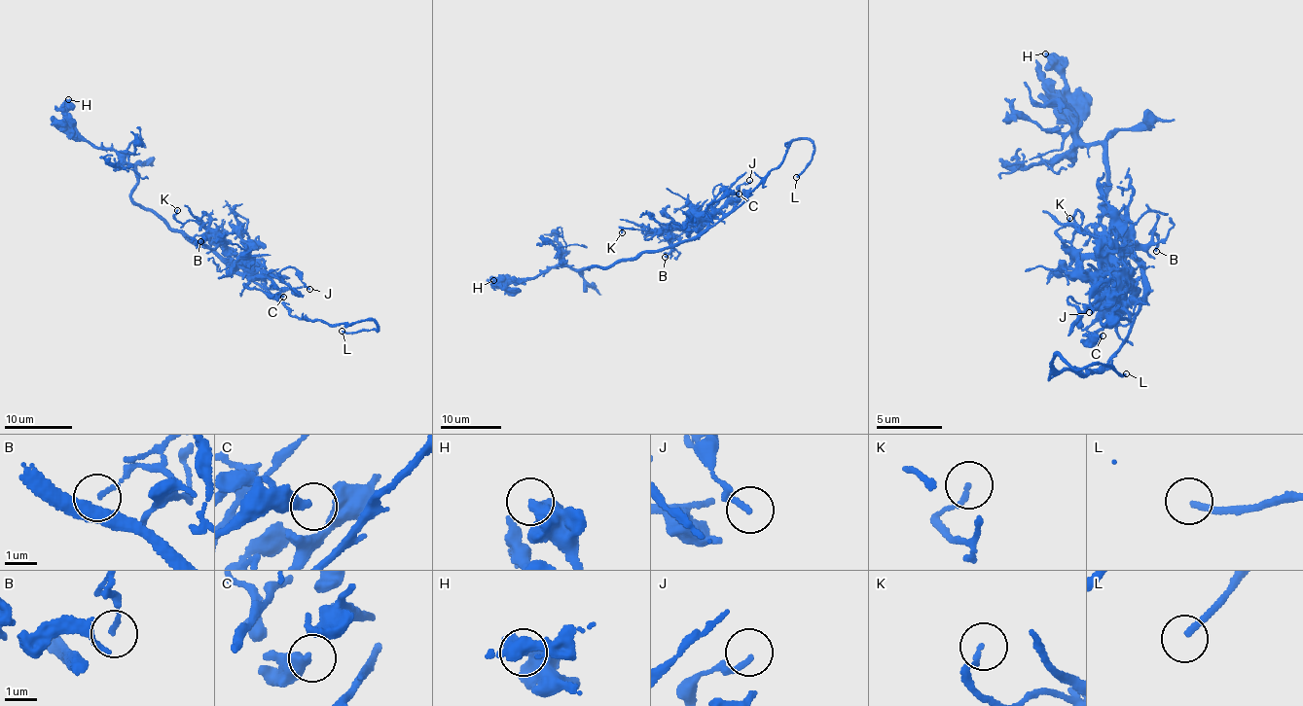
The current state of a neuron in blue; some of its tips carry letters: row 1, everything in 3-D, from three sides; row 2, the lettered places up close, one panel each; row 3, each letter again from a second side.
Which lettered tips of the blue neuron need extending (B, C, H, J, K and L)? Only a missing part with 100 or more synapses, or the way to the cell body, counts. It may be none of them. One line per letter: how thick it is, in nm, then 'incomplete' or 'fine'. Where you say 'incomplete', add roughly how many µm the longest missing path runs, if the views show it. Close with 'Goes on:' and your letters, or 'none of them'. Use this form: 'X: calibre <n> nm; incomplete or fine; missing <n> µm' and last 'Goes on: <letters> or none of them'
B: calibre 120 nm; fine
C: calibre 240 nm; fine
H: calibre 550 nm; fine
J: calibre 150 nm; fine
K: calibre 140 nm; fine
L: calibre 190 nm; incomplete; missing 30 µm
Goes on: L

